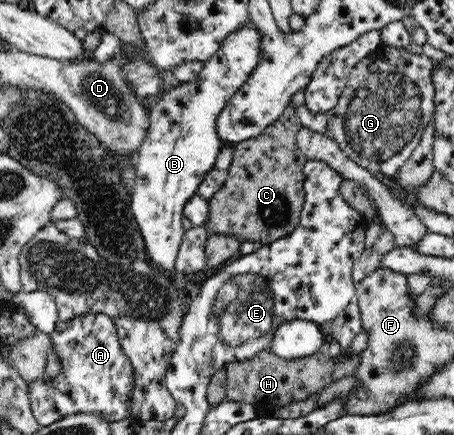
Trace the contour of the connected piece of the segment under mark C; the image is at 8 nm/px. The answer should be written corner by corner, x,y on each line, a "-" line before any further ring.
289,104
285,114
269,128
265,128
259,136
229,145
232,148
232,161
227,178
223,181
222,187
207,200
209,216
202,227
208,231
208,234
227,234
238,240
240,244
253,242
257,246
264,246
295,230
305,198
302,168
307,162
307,157
299,148
296,137
297,132
302,128
295,109

